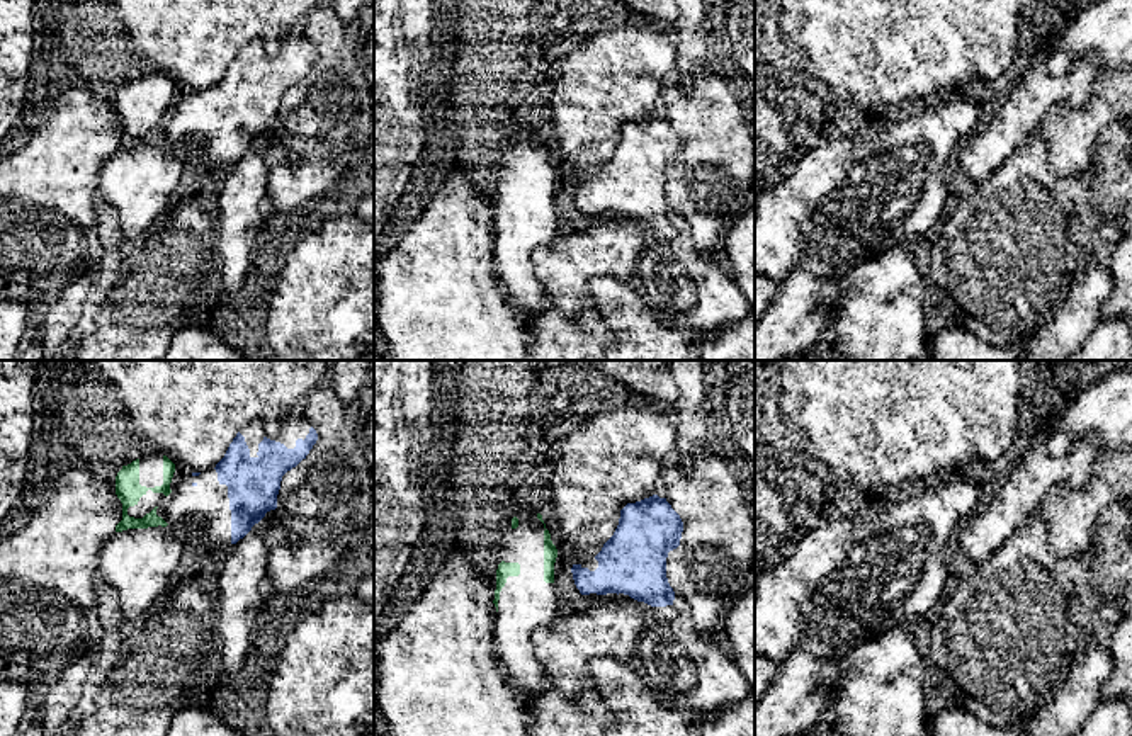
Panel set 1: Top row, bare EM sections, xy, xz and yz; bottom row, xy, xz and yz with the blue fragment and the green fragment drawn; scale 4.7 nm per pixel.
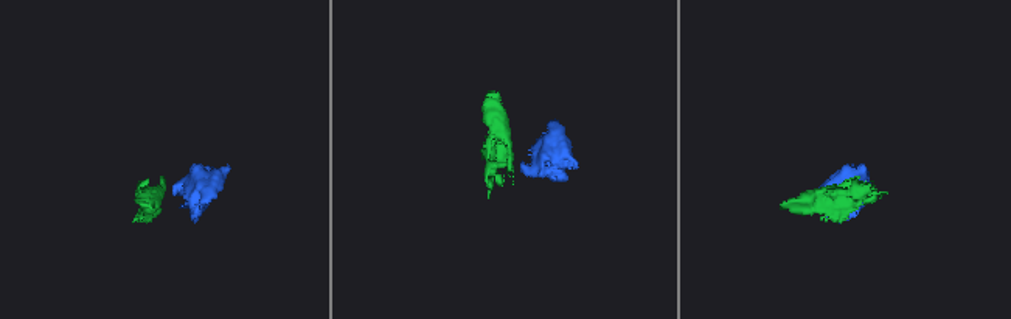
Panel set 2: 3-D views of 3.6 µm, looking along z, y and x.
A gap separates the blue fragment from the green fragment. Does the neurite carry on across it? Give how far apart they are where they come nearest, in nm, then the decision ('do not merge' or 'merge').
gap 90 nm; do not merge

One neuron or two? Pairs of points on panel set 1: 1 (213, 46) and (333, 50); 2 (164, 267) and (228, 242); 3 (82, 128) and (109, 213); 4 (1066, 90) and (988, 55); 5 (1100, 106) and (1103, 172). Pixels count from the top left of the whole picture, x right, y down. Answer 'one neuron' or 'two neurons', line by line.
1: two neurons
2: two neurons
3: two neurons
4: two neurons
5: two neurons

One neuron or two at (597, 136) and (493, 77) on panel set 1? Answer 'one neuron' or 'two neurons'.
one neuron

